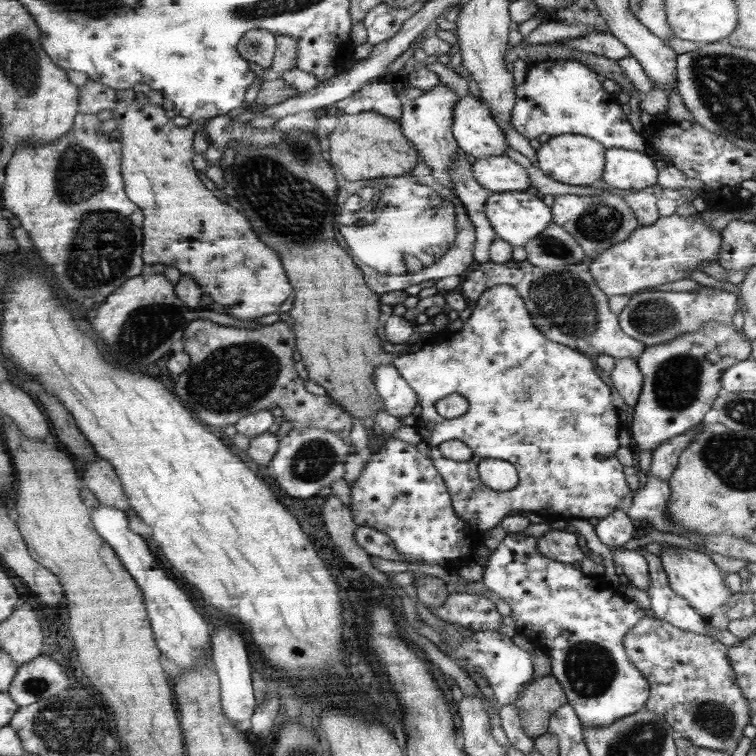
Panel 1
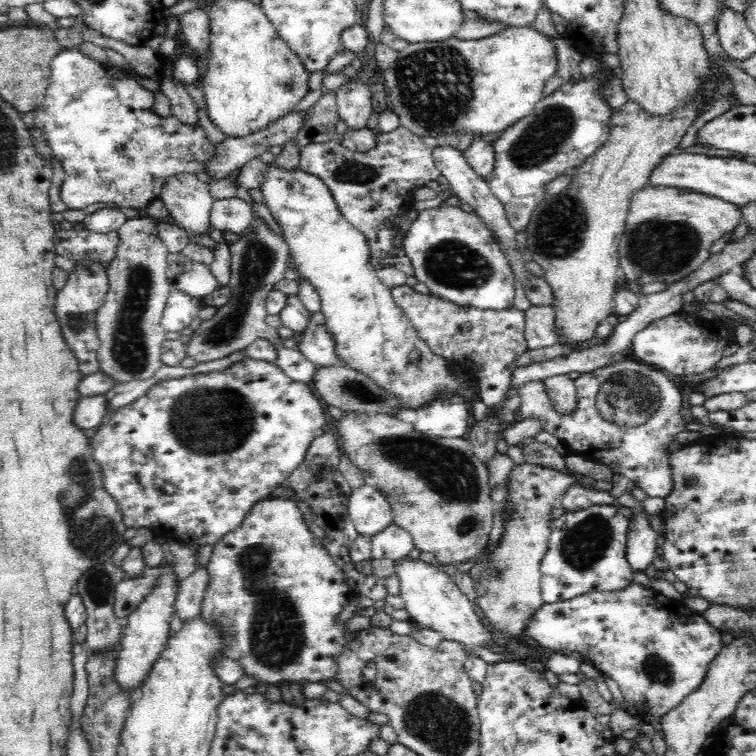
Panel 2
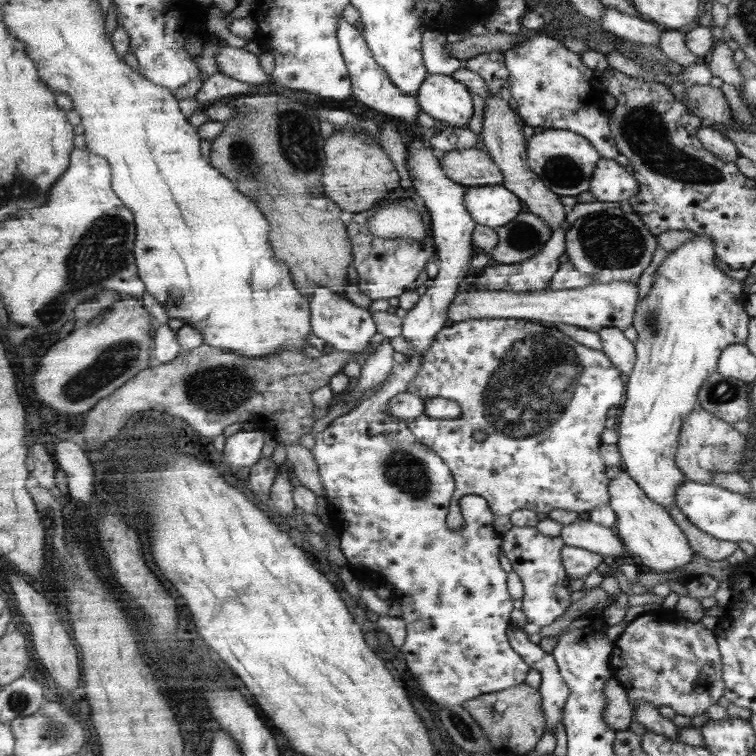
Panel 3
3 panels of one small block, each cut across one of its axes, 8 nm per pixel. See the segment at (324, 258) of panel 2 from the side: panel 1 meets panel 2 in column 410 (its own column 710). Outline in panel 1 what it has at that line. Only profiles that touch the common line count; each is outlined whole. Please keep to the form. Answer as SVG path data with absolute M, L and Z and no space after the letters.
M732 320L709 322L696 332L645 349L637 361L643 374L643 391L636 406L628 411L627 428L633 452L654 450L703 423L722 391L723 374L738 362L749 359L751 350L752 342L732 327Z

